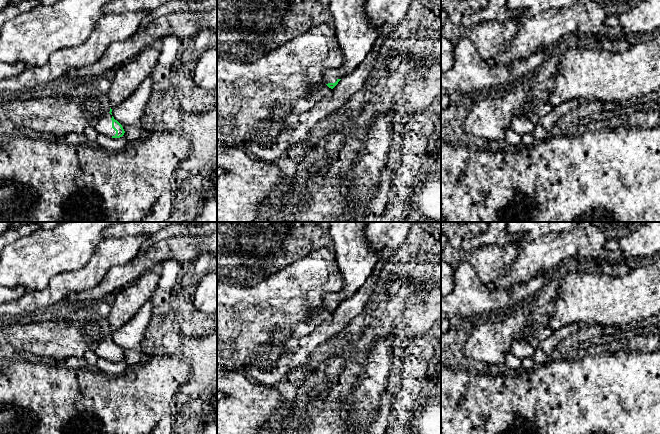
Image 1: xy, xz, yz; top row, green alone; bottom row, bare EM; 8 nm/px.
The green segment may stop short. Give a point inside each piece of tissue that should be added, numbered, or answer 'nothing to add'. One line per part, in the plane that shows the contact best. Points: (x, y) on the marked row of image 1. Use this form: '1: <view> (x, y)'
1: xy (104, 126)

